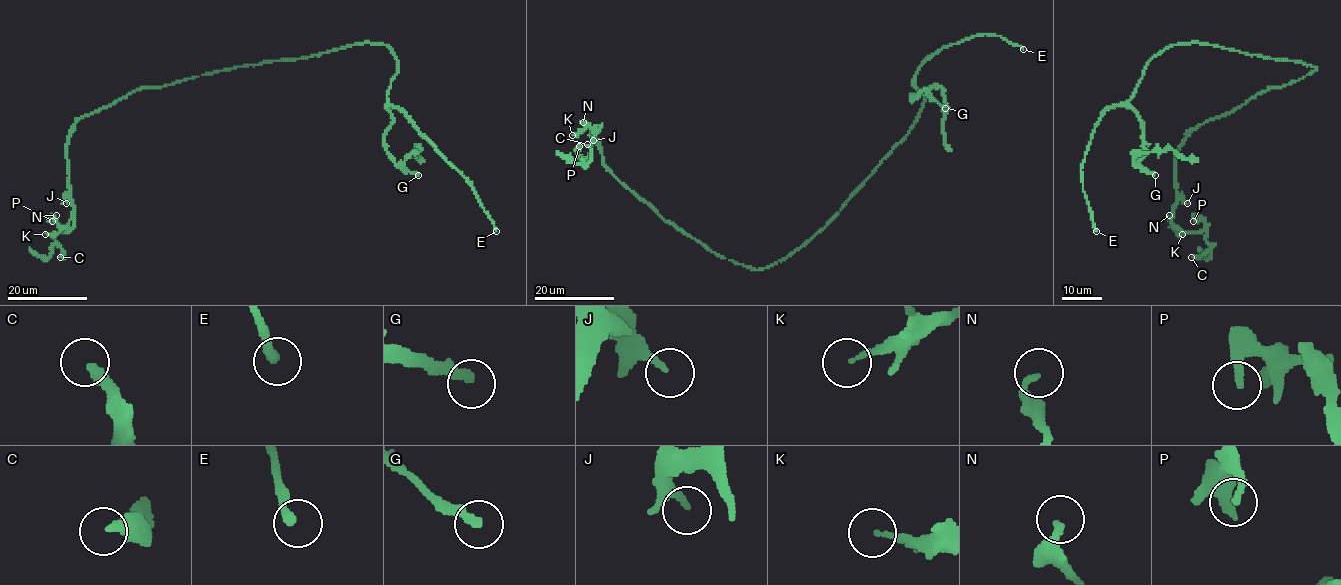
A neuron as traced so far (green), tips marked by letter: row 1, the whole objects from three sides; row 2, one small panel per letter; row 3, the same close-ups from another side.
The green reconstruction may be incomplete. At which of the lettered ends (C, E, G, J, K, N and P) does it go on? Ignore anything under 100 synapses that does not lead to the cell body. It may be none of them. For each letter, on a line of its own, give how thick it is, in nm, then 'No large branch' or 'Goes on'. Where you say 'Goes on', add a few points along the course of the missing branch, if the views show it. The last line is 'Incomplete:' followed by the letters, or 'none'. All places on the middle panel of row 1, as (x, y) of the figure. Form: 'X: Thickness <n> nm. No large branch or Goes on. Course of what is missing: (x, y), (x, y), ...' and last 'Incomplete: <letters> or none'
C: Thickness 280 nm. No large branch
E: Thickness 280 nm. No large branch
G: Thickness 280 nm. No large branch
J: Thickness 160 nm. No large branch
K: Thickness 140 nm. No large branch
N: Thickness 220 nm. No large branch
P: Thickness 240 nm. No large branch
Incomplete: none

